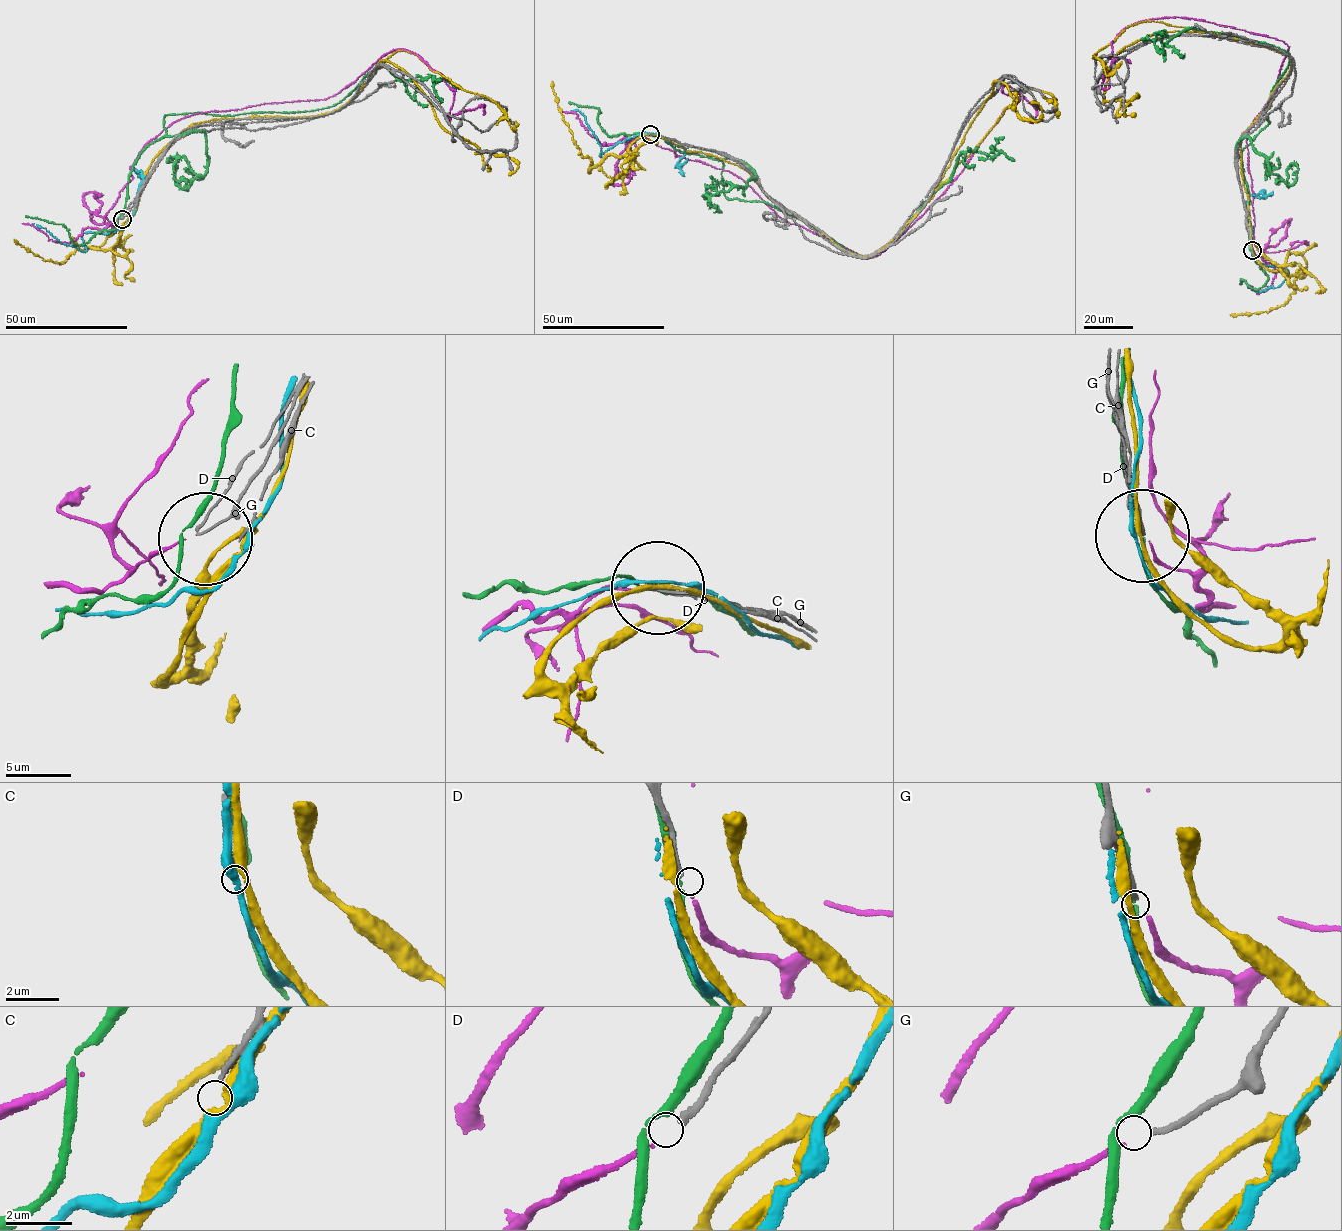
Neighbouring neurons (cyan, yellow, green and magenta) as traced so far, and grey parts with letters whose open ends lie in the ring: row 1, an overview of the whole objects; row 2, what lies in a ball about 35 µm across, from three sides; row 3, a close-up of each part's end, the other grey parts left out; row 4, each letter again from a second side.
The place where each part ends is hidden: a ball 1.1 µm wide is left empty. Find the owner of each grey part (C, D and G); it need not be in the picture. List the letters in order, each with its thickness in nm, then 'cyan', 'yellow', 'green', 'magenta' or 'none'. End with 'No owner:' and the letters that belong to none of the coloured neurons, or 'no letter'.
C: 140 nm | none
D: 200 nm | magenta
G: 170 nm | none
No owner: C, G

